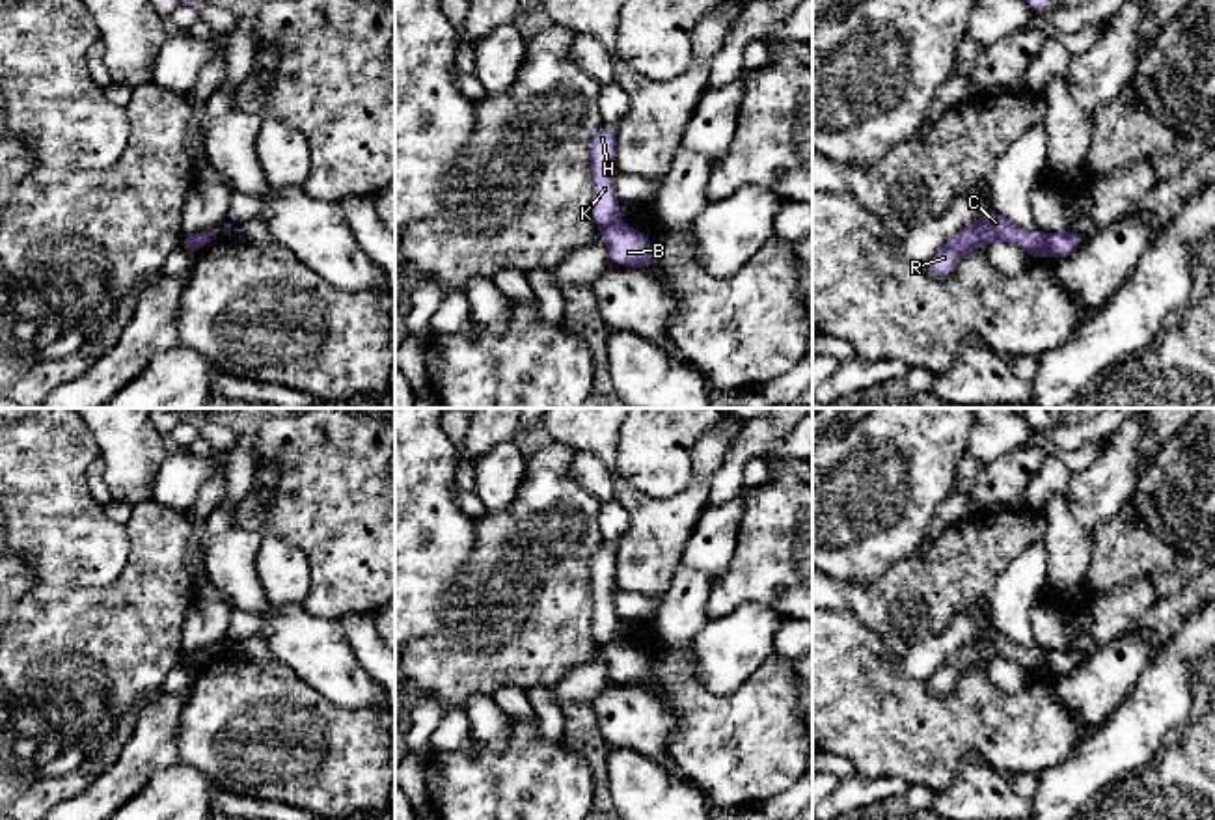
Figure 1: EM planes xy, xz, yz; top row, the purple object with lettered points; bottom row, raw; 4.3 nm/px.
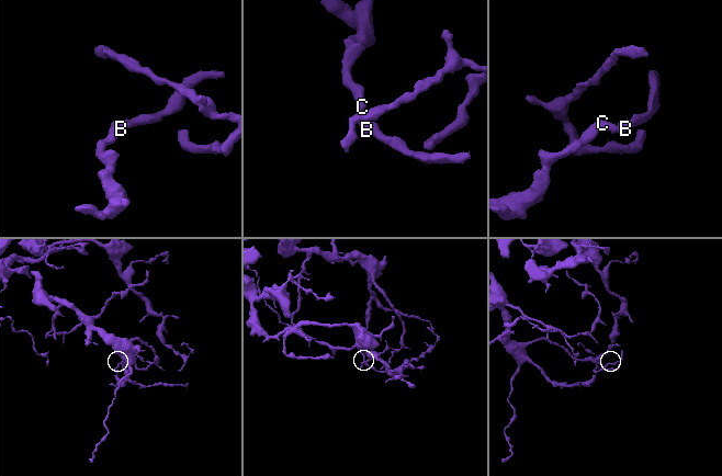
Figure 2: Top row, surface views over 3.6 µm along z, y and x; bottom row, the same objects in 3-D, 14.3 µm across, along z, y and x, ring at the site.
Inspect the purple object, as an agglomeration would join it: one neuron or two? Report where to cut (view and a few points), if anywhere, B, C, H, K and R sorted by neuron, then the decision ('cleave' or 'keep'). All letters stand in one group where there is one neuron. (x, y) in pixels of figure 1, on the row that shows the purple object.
yz (1046, 235), (1048, 254) | B / C H K R | cleave

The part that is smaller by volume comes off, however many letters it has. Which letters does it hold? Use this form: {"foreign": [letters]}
{"foreign": ["B"]}

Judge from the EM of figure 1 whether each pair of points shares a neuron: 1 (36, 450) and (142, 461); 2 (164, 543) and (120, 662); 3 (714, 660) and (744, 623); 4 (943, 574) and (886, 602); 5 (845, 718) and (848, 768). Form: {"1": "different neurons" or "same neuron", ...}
{"1": "different neurons", "2": "same neuron", "3": "same neuron", "4": "same neuron", "5": "different neurons"}

